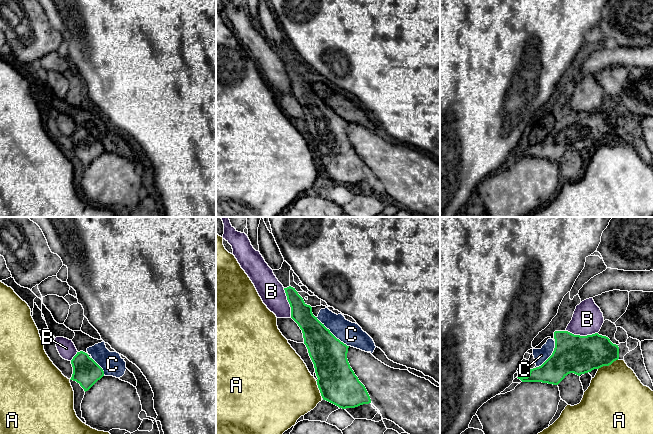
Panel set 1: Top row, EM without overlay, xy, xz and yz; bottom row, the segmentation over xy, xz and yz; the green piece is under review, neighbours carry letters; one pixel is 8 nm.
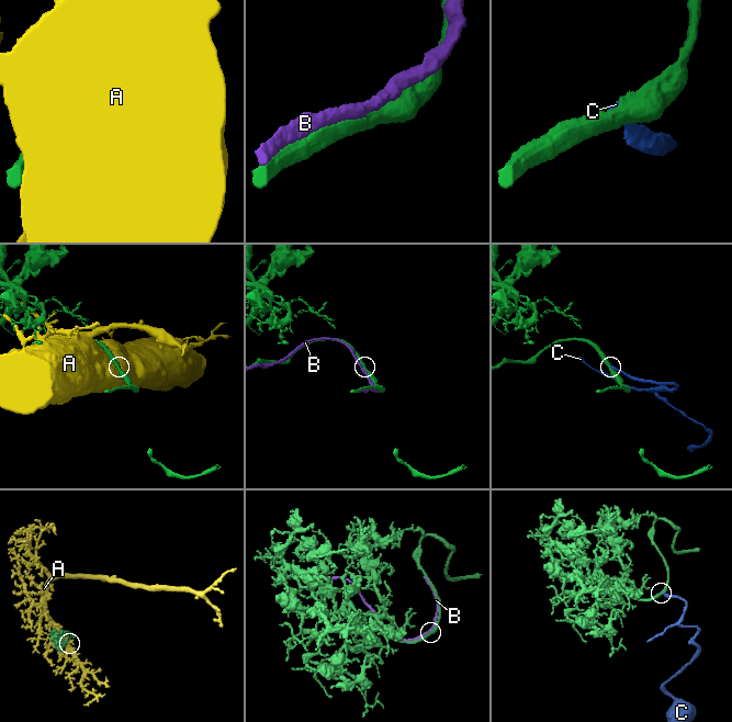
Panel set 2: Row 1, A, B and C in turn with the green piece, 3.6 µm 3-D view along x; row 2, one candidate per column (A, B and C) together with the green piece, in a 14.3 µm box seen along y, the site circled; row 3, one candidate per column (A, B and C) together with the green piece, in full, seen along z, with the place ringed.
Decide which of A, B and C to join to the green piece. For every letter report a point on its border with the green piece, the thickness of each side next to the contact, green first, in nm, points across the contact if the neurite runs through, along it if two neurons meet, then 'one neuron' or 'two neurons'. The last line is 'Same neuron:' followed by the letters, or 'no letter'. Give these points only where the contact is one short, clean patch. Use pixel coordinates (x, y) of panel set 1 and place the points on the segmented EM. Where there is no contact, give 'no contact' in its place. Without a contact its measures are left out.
A: meets green in yz at (607, 365); 300 nm thick on the green side, 440 nm on the other; two neurons
B: meets green in yz at (582, 336); 300 nm thick on the green side, 240 nm on the other; one neuron
C: meets green in xz at (331, 333); 280 nm thick on the green side, 190 nm on the other; two neurons
Same neuron: B

